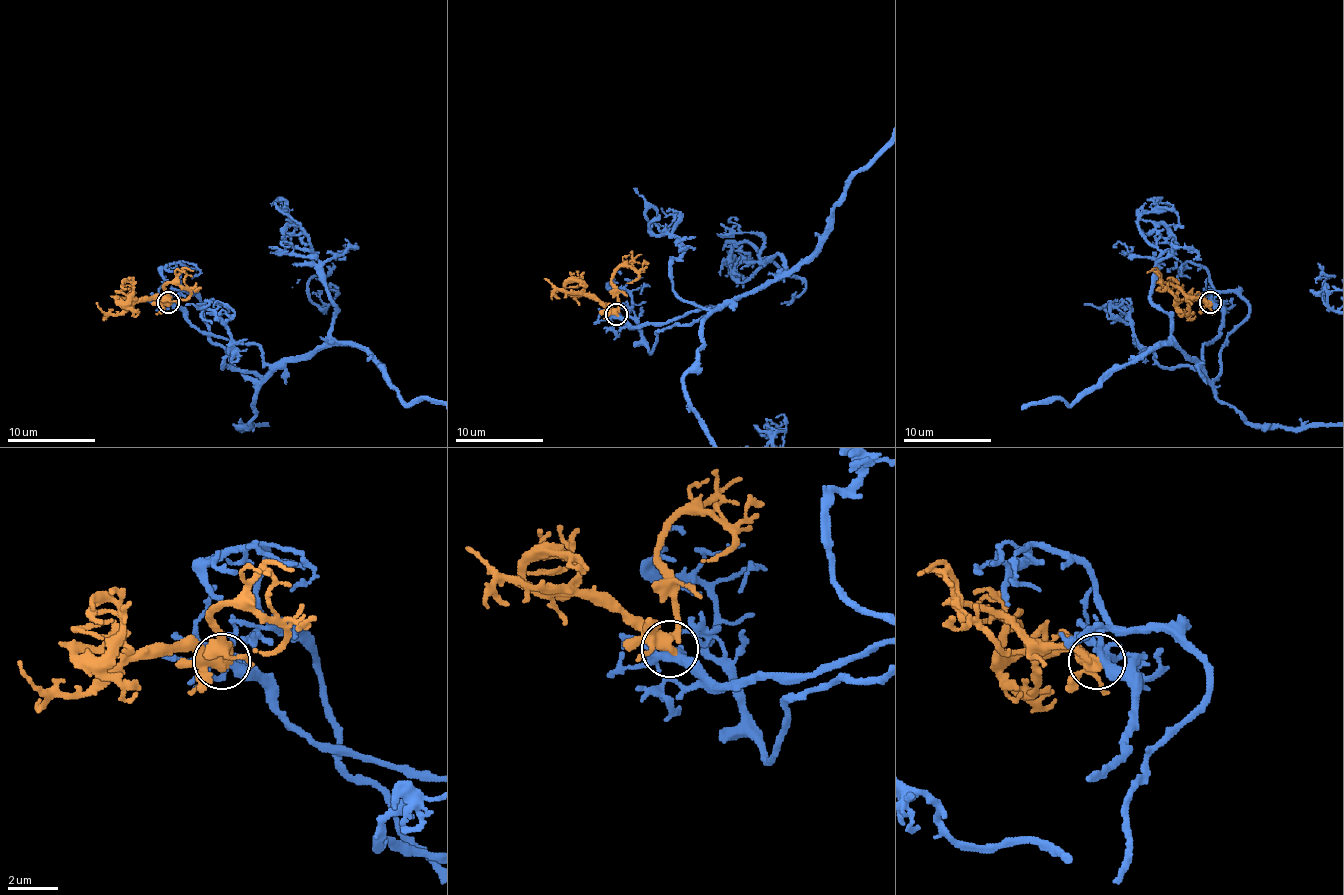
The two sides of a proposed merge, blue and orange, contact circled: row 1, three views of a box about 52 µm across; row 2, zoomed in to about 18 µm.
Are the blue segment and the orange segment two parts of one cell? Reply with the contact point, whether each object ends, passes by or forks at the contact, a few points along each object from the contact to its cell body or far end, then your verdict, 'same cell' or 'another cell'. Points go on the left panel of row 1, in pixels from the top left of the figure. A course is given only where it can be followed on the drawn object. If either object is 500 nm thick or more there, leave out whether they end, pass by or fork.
(168, 302) | blue forks | orange forks | orange via (167, 302), (169, 297), (165, 286), (171, 282), (180, 284), (189, 293), (185, 300), (178, 297) | another cell

